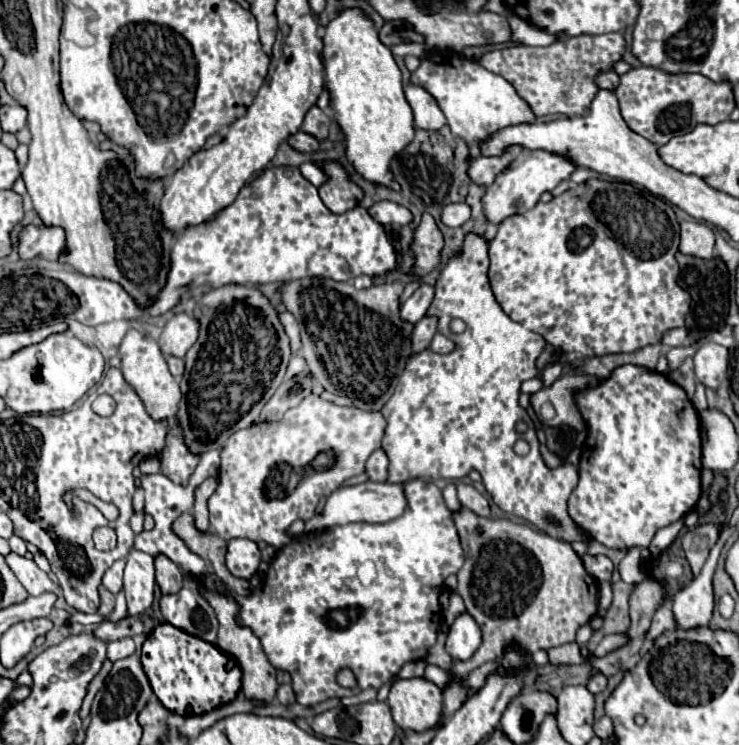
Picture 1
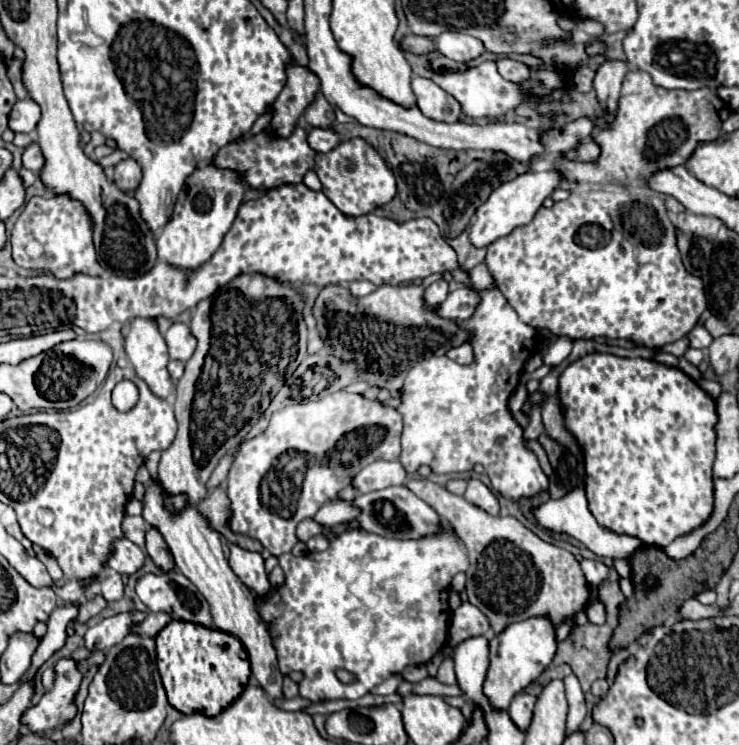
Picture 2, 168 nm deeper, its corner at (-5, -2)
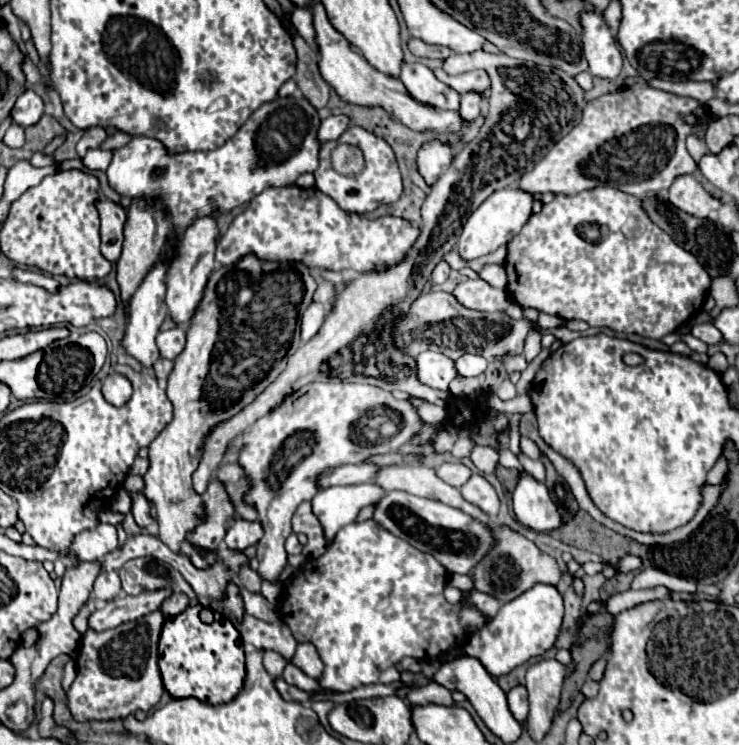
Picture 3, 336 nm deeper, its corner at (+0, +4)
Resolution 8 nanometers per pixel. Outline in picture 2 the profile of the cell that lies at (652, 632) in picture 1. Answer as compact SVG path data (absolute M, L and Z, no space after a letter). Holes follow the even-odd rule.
M689 599L679 609L679 615L683 619L695 619L697 621L697 619L703 619L703 617L717 617L717 615L721 615L721 611L719 611L717 605L703 605L697 599Z

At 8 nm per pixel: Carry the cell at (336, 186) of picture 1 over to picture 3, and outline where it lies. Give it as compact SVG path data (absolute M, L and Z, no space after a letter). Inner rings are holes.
M348 127L342 133L340 139L326 141L326 143L320 145L320 165L314 171L314 177L316 177L316 187L322 193L330 195L348 213L370 213L376 207L384 205L384 203L398 201L398 197L402 195L402 179L400 179L396 157L392 153L390 145L384 139L376 137L374 133L370 133L370 131L362 129L362 127ZM340 143L350 143L350 145L356 145L356 147L362 149L366 165L364 165L364 169L358 175L346 177L346 175L340 175L340 173L336 173L332 169L332 165L330 165L330 153Z

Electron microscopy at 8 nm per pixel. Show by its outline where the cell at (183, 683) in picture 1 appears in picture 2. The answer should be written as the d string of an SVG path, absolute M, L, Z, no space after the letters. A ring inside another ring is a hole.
M171 621L159 635L157 641L157 667L169 697L169 703L181 711L199 711L205 715L219 715L227 709L245 689L249 671L249 659L243 643L233 635L209 629L189 621Z

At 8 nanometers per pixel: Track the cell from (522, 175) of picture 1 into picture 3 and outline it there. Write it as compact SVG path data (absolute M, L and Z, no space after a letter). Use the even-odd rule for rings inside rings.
M500 189L494 191L466 221L460 241L458 241L458 251L464 259L476 259L480 255L488 255L496 251L500 245L506 245L514 235L520 233L520 229L526 225L528 217L532 215L532 201L530 193L522 193L522 189Z

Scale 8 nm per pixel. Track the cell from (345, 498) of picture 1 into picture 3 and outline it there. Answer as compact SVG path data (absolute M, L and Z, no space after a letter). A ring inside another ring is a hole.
M388 491L374 505L372 519L392 535L408 541L420 551L434 555L450 573L470 573L470 569L490 551L494 537L492 531L470 515L448 507L434 499L422 499L406 491Z

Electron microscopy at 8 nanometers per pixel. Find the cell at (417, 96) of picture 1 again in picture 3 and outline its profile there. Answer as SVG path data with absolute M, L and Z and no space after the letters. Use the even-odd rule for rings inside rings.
M404 63L400 71L400 81L420 103L438 109L460 109L460 95L446 83L438 81L434 73L422 63Z

